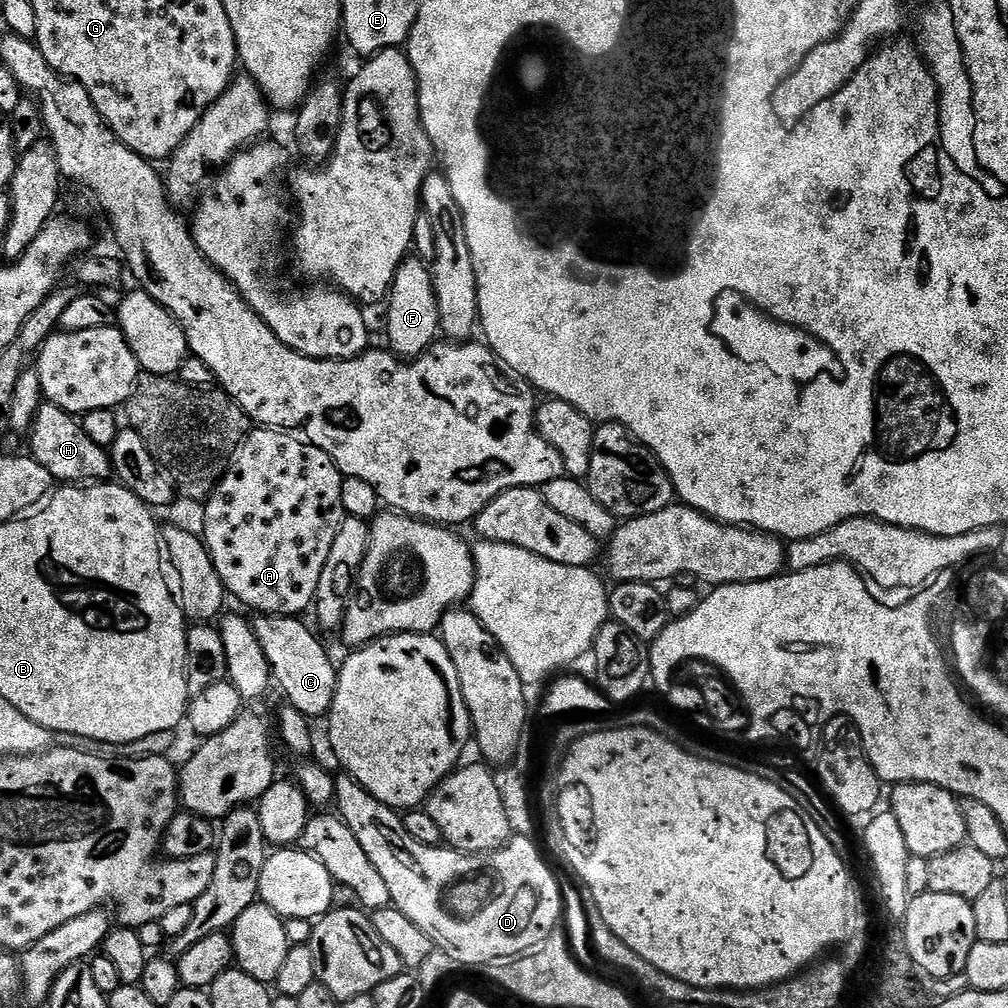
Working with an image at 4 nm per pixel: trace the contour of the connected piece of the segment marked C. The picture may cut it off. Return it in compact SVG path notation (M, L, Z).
M257 615L251 621L258 642L262 642L262 654L272 667L275 687L284 691L284 700L307 718L327 717L336 693L337 661L328 657L324 644L304 625L303 619L294 616Z

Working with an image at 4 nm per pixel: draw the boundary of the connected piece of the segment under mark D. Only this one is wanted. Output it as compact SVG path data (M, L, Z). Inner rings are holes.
M337 775L335 781L335 811L344 824L350 826L362 850L366 850L366 858L374 862L374 870L382 874L382 882L386 882L386 890L390 890L391 907L402 910L402 914L406 914L406 918L410 918L410 922L414 922L414 926L418 926L439 951L446 953L453 965L465 964L468 968L476 968L479 964L492 966L523 956L525 952L539 948L561 923L560 884L548 869L543 854L536 849L534 839L513 835L498 850L482 854L460 852L447 846L422 846L422 842L414 842L414 838L406 834L406 826L397 809L378 802L378 798L370 795L350 775Z

